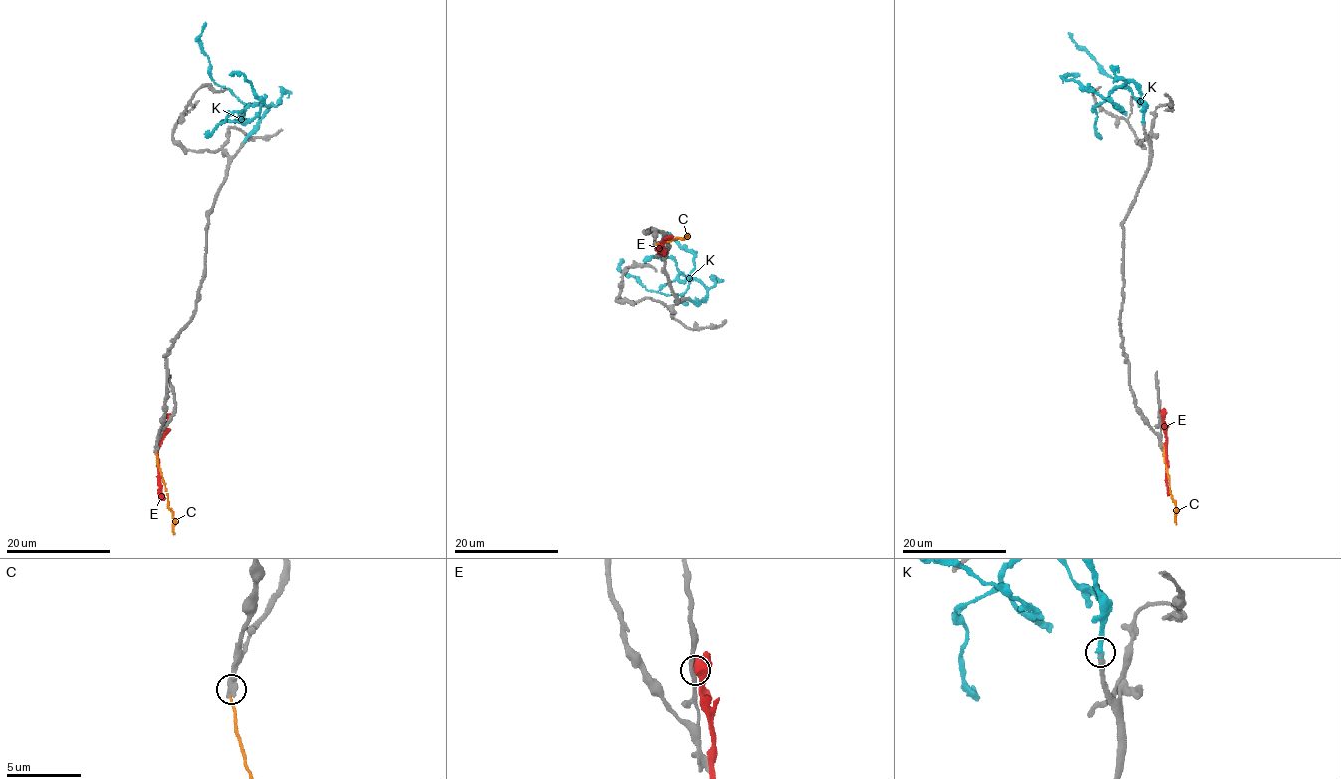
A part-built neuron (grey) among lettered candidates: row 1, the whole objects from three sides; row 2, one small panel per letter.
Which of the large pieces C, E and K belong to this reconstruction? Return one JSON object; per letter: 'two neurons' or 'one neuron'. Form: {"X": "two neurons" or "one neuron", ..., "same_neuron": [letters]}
{"C": "two neurons", "E": "two neurons", "K": "one neuron", "same_neuron": ["K"]}

